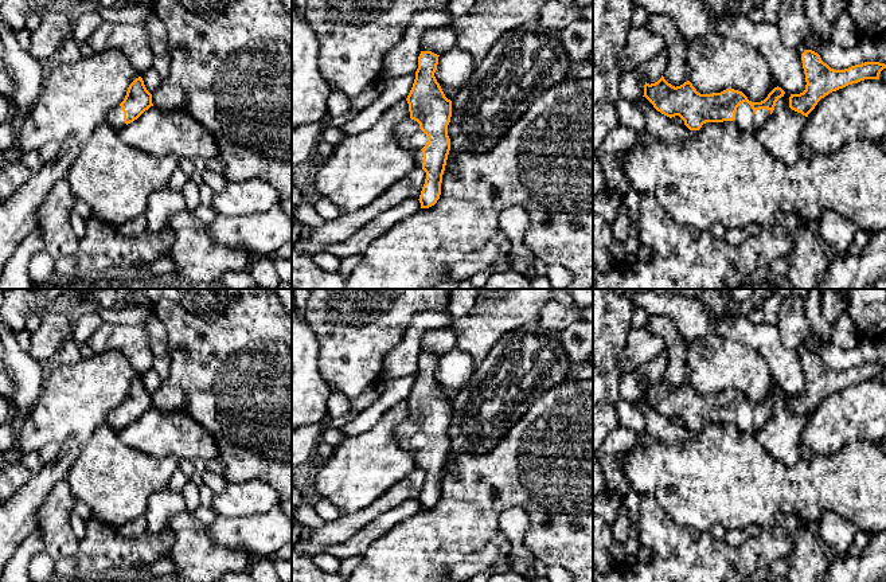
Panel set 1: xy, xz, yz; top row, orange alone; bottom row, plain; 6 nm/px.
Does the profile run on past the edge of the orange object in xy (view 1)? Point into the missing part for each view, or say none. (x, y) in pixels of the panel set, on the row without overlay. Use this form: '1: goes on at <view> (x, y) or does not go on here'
1: goes on at xy (114, 418)

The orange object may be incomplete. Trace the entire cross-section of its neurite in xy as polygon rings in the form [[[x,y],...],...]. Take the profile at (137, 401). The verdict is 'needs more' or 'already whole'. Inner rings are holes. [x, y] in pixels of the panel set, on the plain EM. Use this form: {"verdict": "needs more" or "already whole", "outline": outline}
{"verdict": "needs more", "outline": [[[141,378],[136,379],[128,388],[124,402],[112,410],[105,419],[114,431],[137,421],[152,405],[152,395],[147,391]]]}

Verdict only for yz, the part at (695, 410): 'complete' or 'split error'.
split error

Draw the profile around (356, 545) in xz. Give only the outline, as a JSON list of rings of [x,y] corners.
[[[407,499],[376,516],[368,526],[363,527],[347,542],[327,547],[325,554],[333,555],[339,560],[344,560],[355,555],[363,555],[372,542],[389,532],[401,522],[415,515],[418,511],[421,511],[419,501],[415,499]]]

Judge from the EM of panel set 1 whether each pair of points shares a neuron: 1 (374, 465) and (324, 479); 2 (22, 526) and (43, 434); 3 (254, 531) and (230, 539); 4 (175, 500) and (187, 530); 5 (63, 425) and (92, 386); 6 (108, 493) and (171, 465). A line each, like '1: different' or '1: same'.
1: same
2: different
3: same
4: different
5: same
6: same

